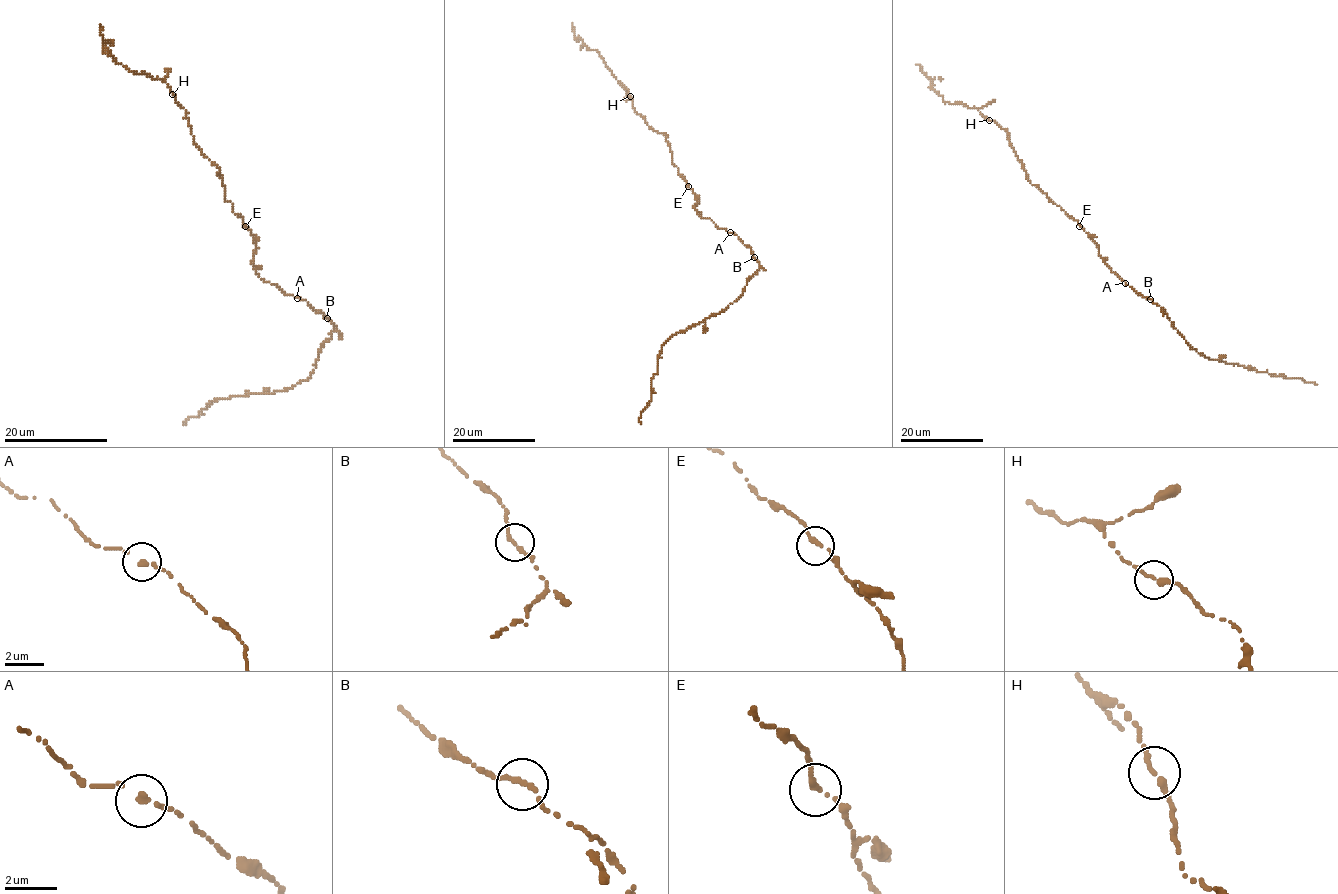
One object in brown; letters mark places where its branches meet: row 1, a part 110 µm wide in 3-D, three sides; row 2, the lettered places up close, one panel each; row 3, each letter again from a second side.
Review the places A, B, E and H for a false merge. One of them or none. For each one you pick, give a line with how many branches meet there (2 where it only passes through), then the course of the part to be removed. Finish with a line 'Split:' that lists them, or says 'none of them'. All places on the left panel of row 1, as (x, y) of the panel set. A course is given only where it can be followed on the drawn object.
Split: none of them

